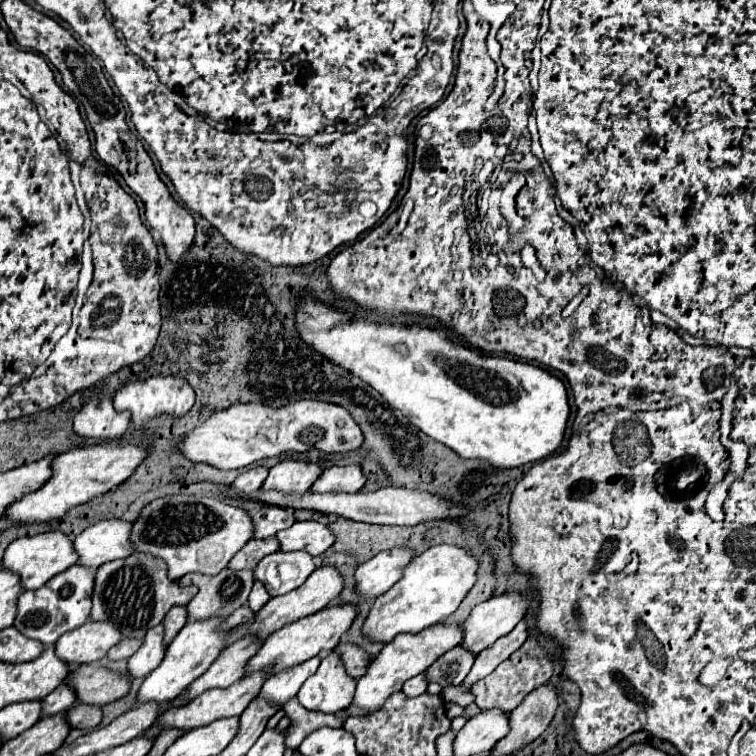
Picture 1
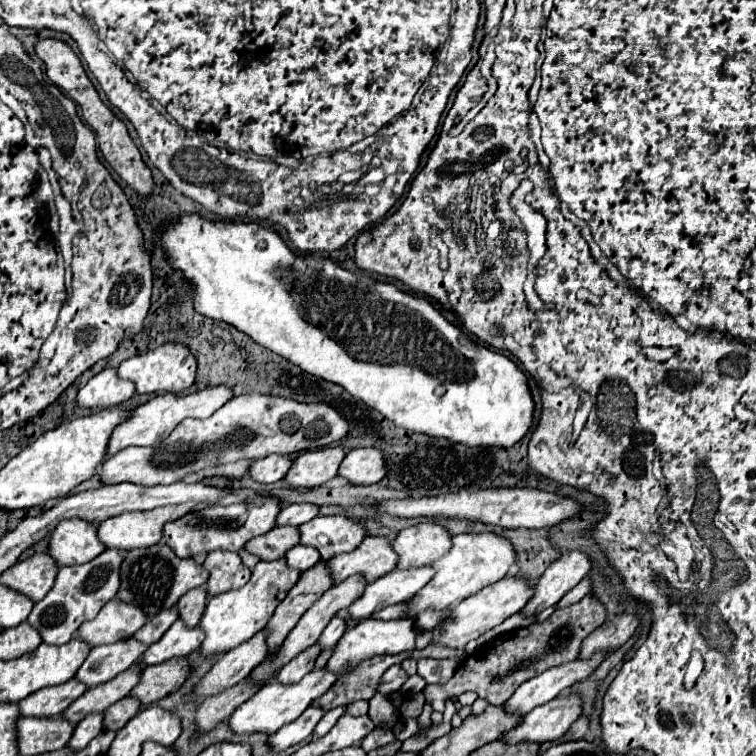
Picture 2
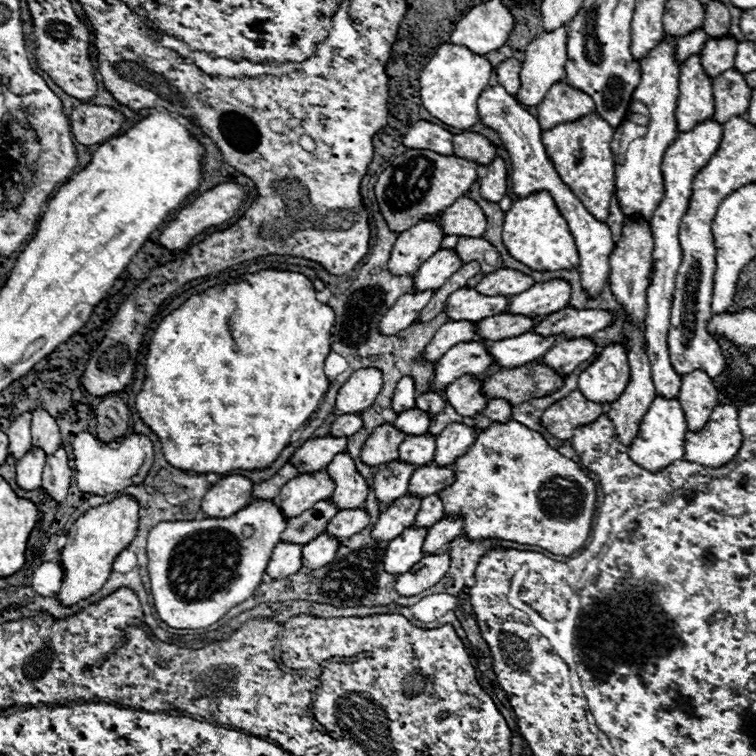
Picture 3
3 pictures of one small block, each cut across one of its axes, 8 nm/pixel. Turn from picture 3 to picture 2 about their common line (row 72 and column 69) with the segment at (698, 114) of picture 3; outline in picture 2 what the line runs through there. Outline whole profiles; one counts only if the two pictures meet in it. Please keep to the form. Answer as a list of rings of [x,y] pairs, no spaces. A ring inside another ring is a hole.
[[[78,678],[68,680],[66,684],[42,688],[34,694],[30,694],[26,700],[20,700],[20,712],[22,716],[60,716],[76,698],[80,698],[86,690],[86,684],[82,684]]]

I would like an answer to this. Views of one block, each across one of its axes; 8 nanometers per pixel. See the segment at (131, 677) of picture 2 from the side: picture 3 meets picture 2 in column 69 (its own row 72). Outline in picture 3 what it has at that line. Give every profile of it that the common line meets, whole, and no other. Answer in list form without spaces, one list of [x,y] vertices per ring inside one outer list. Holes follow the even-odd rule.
[[[730,34],[722,38],[710,38],[706,42],[700,56],[702,56],[702,66],[708,72],[708,76],[716,76],[734,66],[736,46],[738,46],[738,40]]]

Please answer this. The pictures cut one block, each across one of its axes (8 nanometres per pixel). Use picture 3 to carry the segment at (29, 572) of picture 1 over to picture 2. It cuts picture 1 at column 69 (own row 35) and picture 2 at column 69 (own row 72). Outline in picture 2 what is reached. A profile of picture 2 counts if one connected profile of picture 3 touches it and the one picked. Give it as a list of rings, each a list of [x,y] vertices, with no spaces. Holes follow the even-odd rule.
[[[64,520],[64,522],[60,522],[56,526],[56,530],[52,532],[50,546],[48,546],[48,554],[56,558],[58,566],[70,566],[70,564],[90,562],[92,558],[96,558],[104,550],[106,550],[106,546],[102,542],[98,542],[96,526],[92,522],[86,522],[86,520]]]

